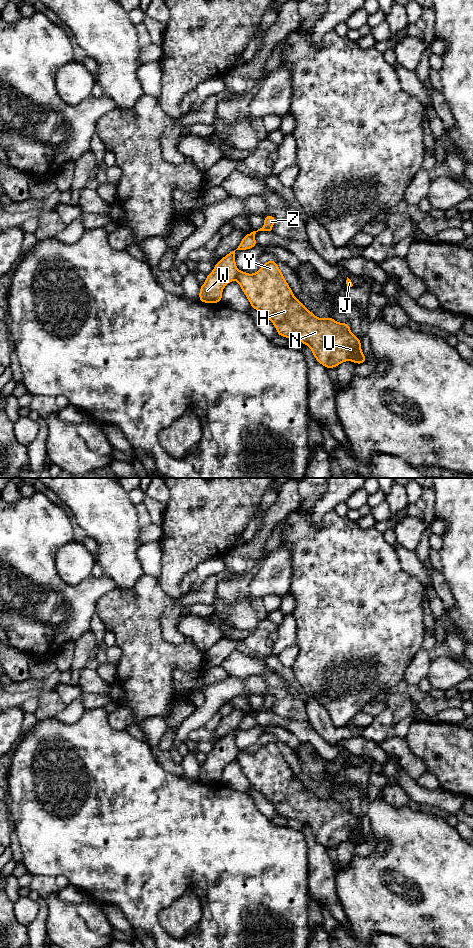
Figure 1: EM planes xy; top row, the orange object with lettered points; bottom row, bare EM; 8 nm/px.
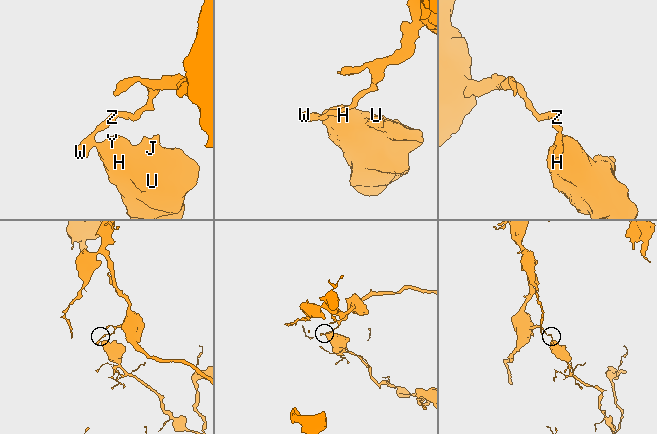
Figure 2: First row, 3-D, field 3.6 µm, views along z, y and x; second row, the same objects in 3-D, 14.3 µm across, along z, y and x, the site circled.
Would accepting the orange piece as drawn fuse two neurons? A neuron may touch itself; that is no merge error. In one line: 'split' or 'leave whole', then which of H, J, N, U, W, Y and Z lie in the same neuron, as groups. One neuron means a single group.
split; H J N U Y / W Z

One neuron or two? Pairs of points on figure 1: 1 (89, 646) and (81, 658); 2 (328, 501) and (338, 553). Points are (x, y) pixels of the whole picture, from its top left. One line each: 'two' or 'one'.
1: one
2: two

